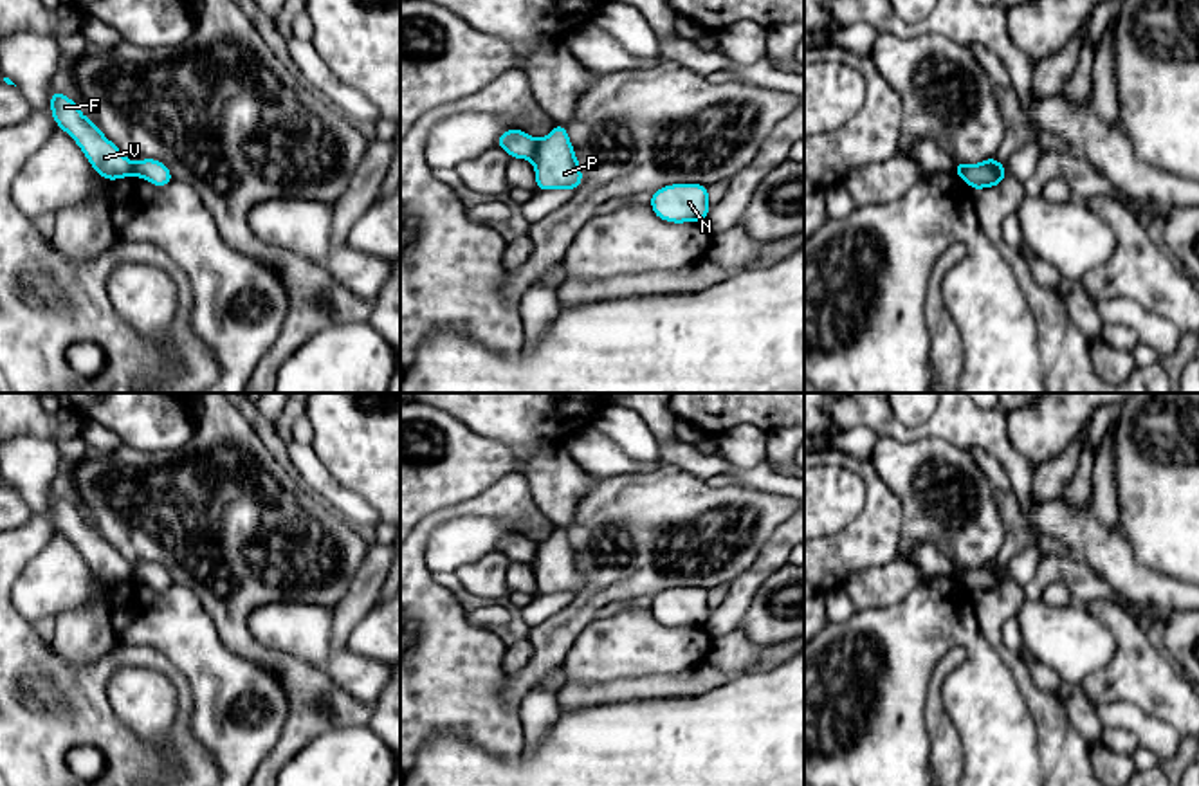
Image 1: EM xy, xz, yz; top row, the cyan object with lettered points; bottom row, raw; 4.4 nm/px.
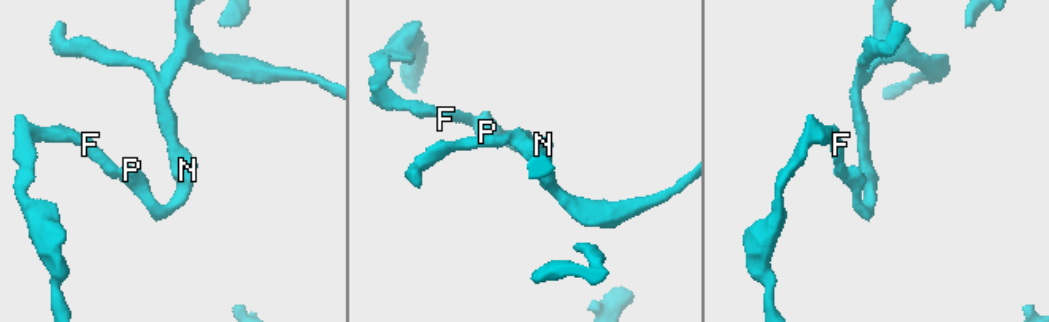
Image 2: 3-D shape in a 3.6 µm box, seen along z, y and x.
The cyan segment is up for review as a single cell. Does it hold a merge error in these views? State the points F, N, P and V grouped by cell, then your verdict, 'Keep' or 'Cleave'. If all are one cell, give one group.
Groups: F V / N P. Cleave

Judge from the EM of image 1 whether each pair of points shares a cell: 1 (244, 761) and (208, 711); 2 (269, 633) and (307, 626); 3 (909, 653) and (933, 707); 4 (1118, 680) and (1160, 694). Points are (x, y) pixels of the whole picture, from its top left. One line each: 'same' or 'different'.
1: same
2: same
3: different
4: same

